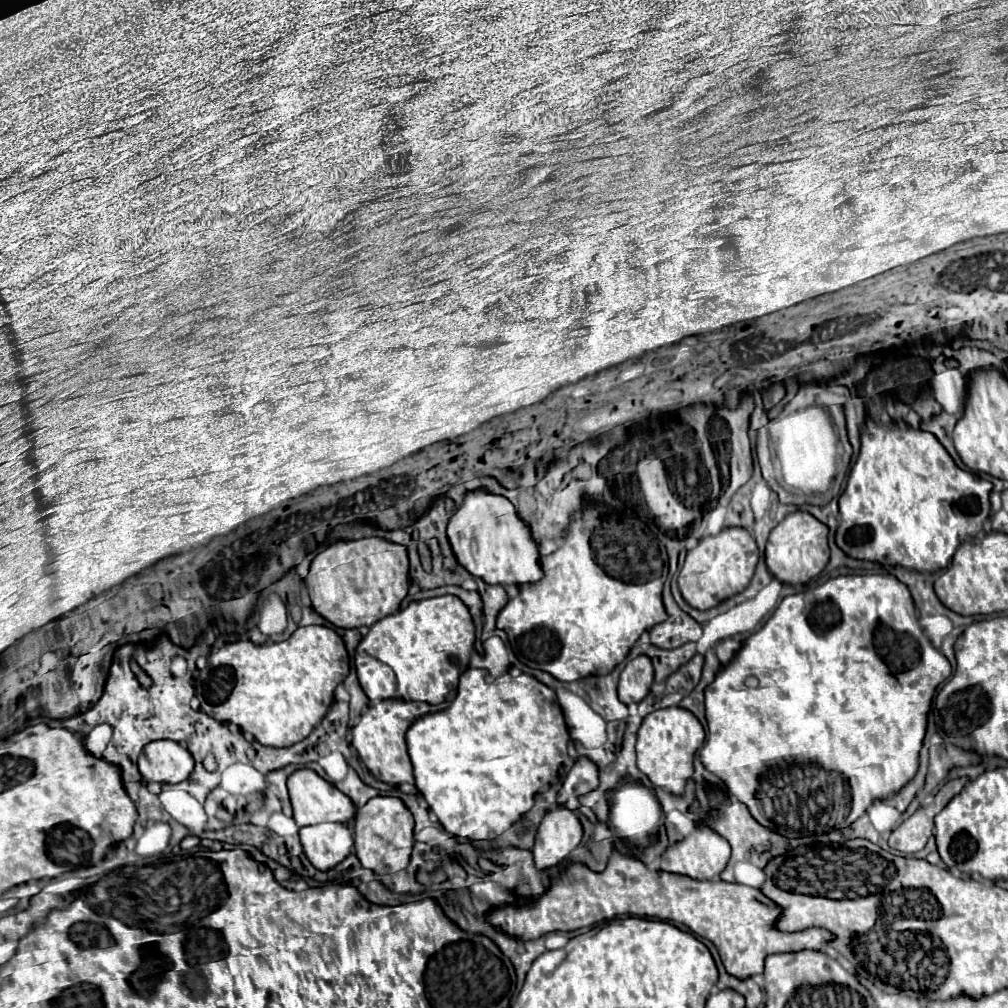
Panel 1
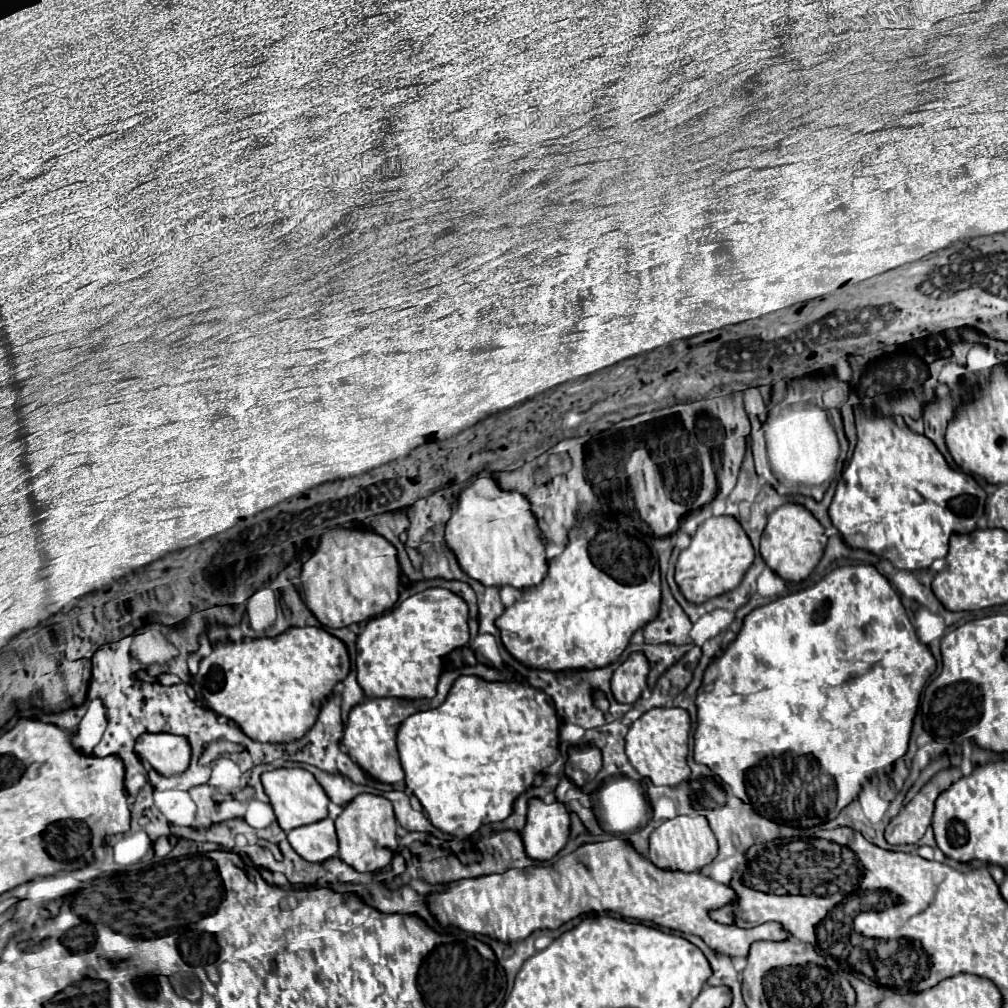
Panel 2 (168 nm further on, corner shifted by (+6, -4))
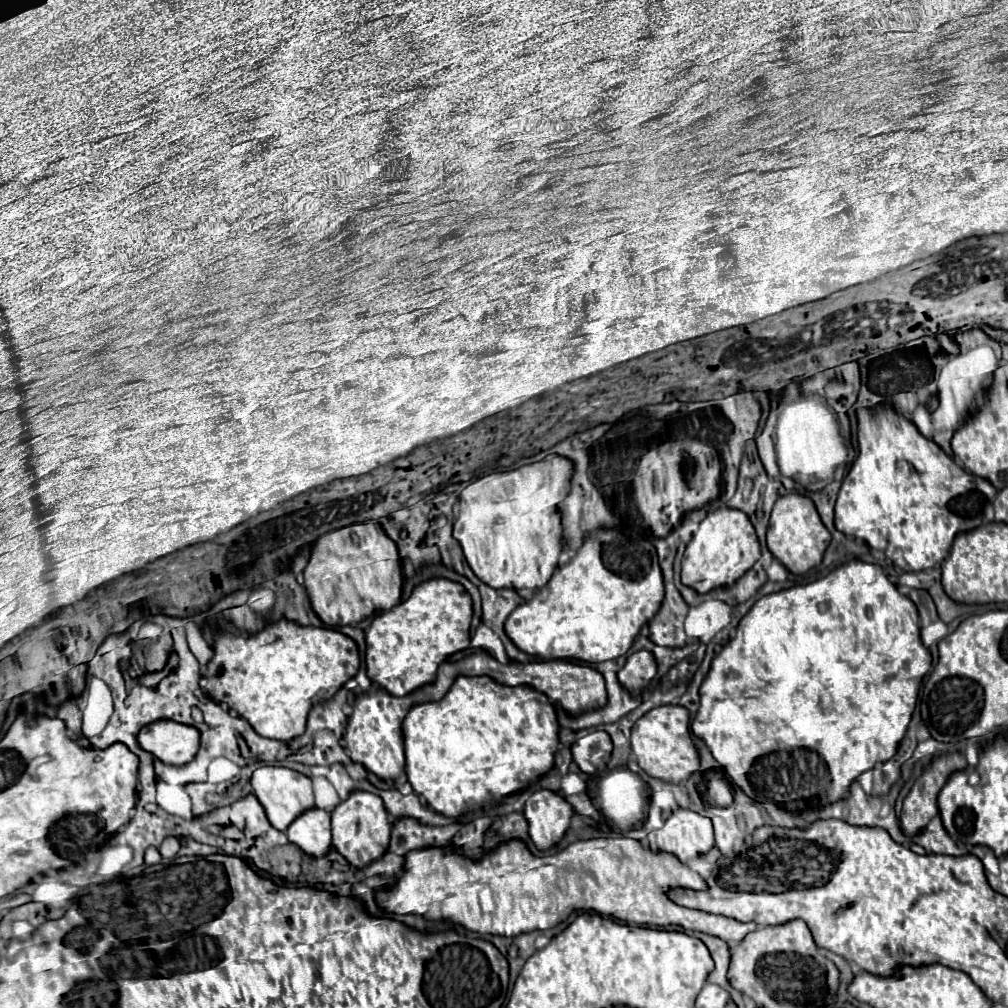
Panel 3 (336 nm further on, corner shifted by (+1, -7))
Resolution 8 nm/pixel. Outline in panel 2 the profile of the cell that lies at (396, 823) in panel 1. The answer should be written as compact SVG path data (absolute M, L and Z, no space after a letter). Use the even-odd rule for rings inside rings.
M375 794L355 796L335 820L335 828L339 836L339 858L357 872L375 872L391 864L399 846L399 836L393 804L387 798Z

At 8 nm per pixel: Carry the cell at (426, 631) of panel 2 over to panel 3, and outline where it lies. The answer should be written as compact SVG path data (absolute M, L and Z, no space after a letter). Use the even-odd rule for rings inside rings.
M434 577L428 581L422 581L414 587L412 595L396 605L390 611L382 611L374 617L370 629L366 631L366 671L368 677L384 687L390 695L402 697L406 693L412 693L414 689L434 681L438 665L450 657L454 651L462 651L470 647L470 619L473 616L472 599L470 593L456 581Z

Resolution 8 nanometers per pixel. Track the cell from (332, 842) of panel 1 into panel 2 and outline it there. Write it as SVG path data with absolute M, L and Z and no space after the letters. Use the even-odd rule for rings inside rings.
M331 818L295 828L287 834L287 840L307 862L325 862L339 854L339 840Z

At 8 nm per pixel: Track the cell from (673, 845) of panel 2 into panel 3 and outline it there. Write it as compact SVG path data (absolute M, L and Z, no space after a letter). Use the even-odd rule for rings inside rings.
M678 807L664 821L662 829L648 833L648 841L650 849L666 851L680 861L688 861L714 847L714 833L708 817Z

